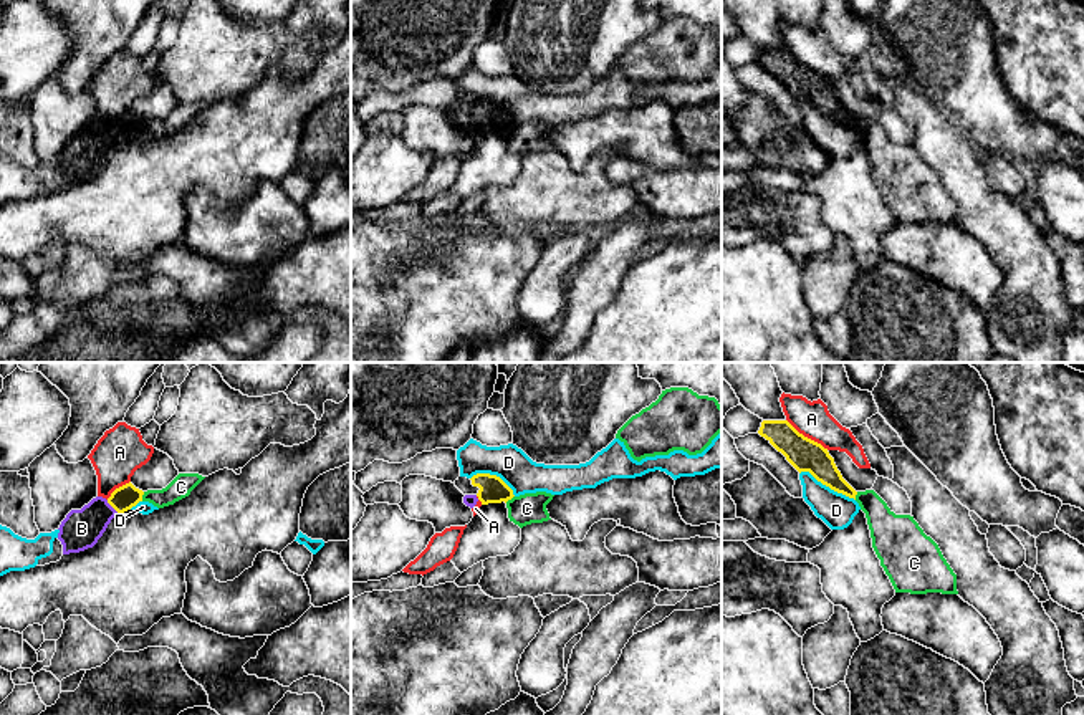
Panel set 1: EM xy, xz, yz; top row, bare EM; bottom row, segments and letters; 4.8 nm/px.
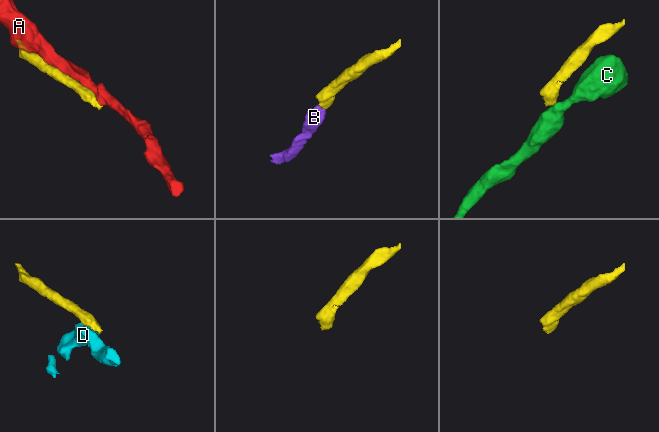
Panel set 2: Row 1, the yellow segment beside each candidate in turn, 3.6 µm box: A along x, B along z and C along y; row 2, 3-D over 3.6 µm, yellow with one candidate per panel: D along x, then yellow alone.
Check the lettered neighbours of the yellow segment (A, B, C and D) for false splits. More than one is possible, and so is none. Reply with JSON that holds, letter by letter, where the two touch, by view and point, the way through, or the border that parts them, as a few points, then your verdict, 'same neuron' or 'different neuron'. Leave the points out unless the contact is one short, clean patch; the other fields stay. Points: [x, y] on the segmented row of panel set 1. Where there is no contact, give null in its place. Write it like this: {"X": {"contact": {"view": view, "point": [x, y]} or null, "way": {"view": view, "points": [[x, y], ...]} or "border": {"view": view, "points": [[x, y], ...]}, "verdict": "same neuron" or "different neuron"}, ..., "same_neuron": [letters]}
{"A": {"contact": {"view": "yz", "point": [806, 437]}, "verdict": "different neuron"}, "B": {"contact": {"view": "xy", "point": [113, 507]}, "way": {"view": "xy", "points": [[123, 499], [113, 507], [101, 510], [81, 528]]}, "verdict": "same neuron"}, "C": {"contact": {"view": "xy", "point": [141, 497]}, "border": {"view": "xy", "points": [[144, 492], [141, 500]]}, "verdict": "different neuron"}, "D": {"contact": {"view": "yz", "point": [828, 485]}, "border": {"view": "yz", "points": [[800, 472], [810, 472], [823, 484], [854, 500]]}, "verdict": "different neuron"}, "same_neuron": ["B"]}

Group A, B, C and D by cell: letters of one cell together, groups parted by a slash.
A / B / C / D

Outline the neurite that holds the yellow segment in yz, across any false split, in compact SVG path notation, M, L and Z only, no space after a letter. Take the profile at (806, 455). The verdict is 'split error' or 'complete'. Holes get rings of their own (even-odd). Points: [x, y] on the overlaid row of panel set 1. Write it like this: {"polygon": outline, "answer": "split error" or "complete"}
{"polygon": "M763 420L758 434L799 473L809 472L823 485L856 500L857 492L842 478L827 449L799 434L788 420Z", "answer": "complete"}

